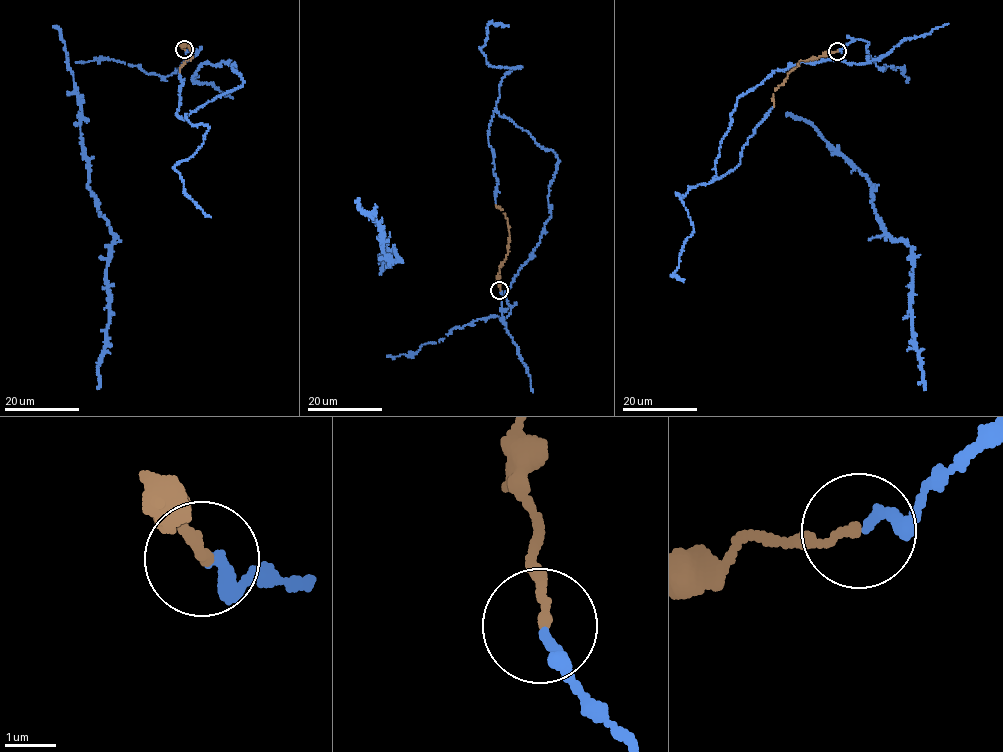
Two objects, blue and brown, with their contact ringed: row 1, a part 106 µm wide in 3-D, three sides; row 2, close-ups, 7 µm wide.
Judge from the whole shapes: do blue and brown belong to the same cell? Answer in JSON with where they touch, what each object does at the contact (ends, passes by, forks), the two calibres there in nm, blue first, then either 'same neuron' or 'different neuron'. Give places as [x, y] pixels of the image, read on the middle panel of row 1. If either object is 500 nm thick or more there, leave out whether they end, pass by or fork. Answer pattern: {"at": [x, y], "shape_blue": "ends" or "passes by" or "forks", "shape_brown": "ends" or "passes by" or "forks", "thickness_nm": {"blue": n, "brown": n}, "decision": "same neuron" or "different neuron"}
{"at": [499, 290], "shape_blue": "ends", "shape_brown": "ends", "thickness_nm": {"blue": 220, "brown": 180}, "decision": "same neuron"}

